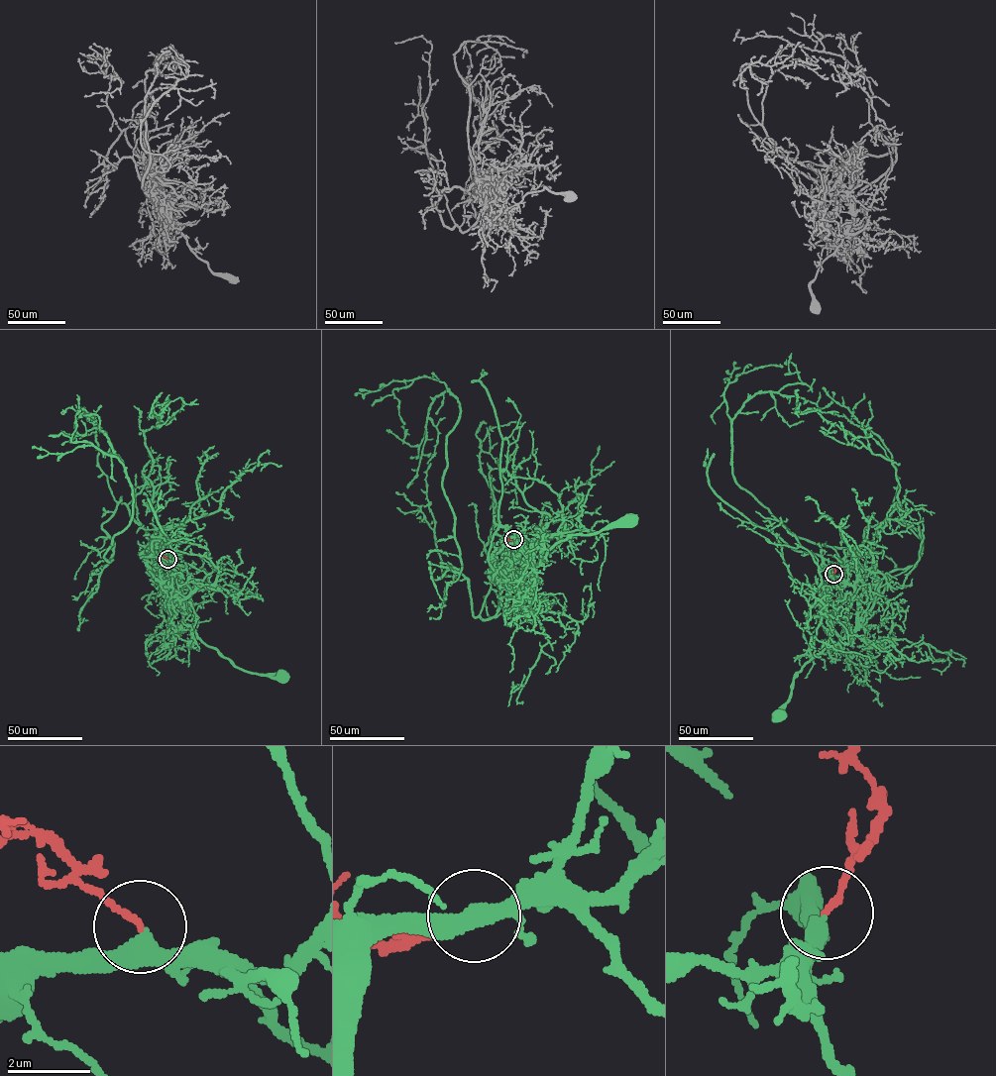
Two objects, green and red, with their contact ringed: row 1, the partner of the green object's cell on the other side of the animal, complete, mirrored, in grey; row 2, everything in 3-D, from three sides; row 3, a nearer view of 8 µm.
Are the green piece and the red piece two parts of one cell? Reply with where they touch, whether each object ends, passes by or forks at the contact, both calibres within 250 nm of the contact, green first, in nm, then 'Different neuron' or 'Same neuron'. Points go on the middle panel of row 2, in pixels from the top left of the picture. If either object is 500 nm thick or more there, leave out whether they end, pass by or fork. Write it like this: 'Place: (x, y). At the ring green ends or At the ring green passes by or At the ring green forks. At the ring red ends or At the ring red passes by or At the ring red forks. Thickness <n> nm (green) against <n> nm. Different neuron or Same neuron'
Place: (513, 539). At the ring green passes by. At the ring red ends. Thickness 360 nm (green) against 140 nm. Same neuron

